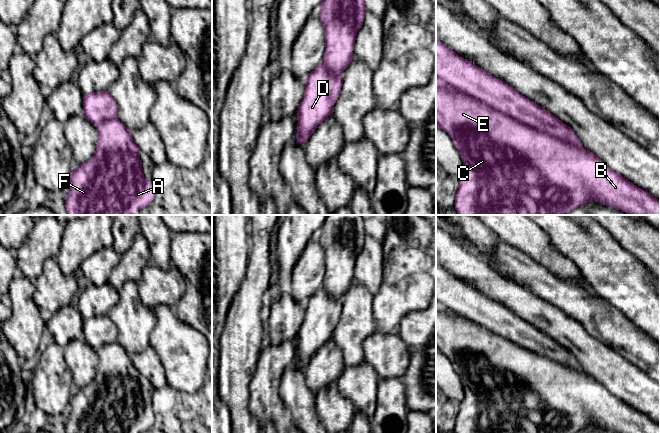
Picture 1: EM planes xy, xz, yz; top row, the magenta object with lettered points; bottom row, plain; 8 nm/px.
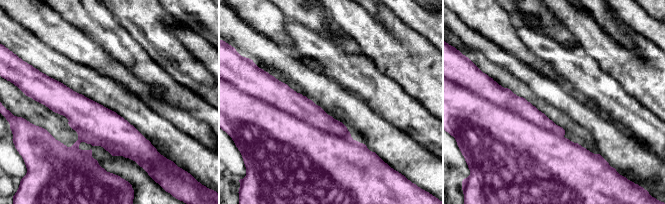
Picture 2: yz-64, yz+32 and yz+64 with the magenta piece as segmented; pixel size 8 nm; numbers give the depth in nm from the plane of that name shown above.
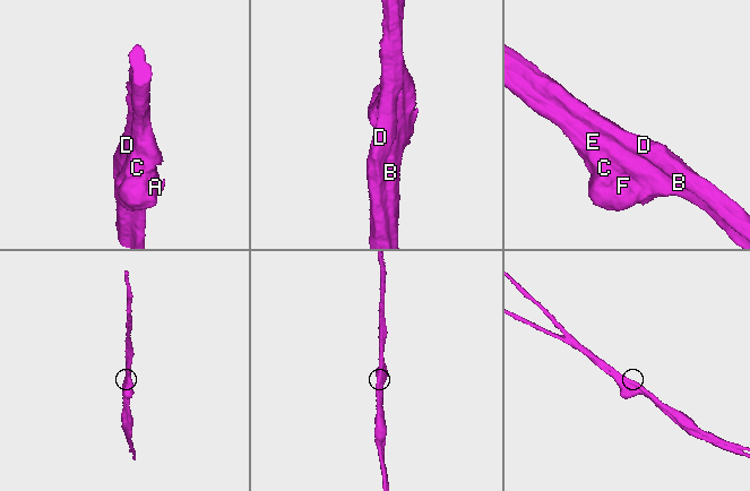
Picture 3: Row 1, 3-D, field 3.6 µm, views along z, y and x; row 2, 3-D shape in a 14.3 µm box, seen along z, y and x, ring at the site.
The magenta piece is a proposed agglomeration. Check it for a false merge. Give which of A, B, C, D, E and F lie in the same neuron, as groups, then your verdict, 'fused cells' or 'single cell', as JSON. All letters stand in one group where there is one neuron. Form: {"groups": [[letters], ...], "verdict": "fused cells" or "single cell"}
{"groups": [["A", "B", "C", "E", "F"], ["D"]], "verdict": "fused cells"}

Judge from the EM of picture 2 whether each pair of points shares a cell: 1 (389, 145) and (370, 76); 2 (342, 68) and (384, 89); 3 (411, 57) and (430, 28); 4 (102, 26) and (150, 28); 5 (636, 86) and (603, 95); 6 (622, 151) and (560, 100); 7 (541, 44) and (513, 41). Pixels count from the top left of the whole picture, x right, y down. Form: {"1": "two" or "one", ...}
{"1": "two", "2": "one", "3": "two", "4": "two", "5": "two", "6": "one", "7": "two"}

